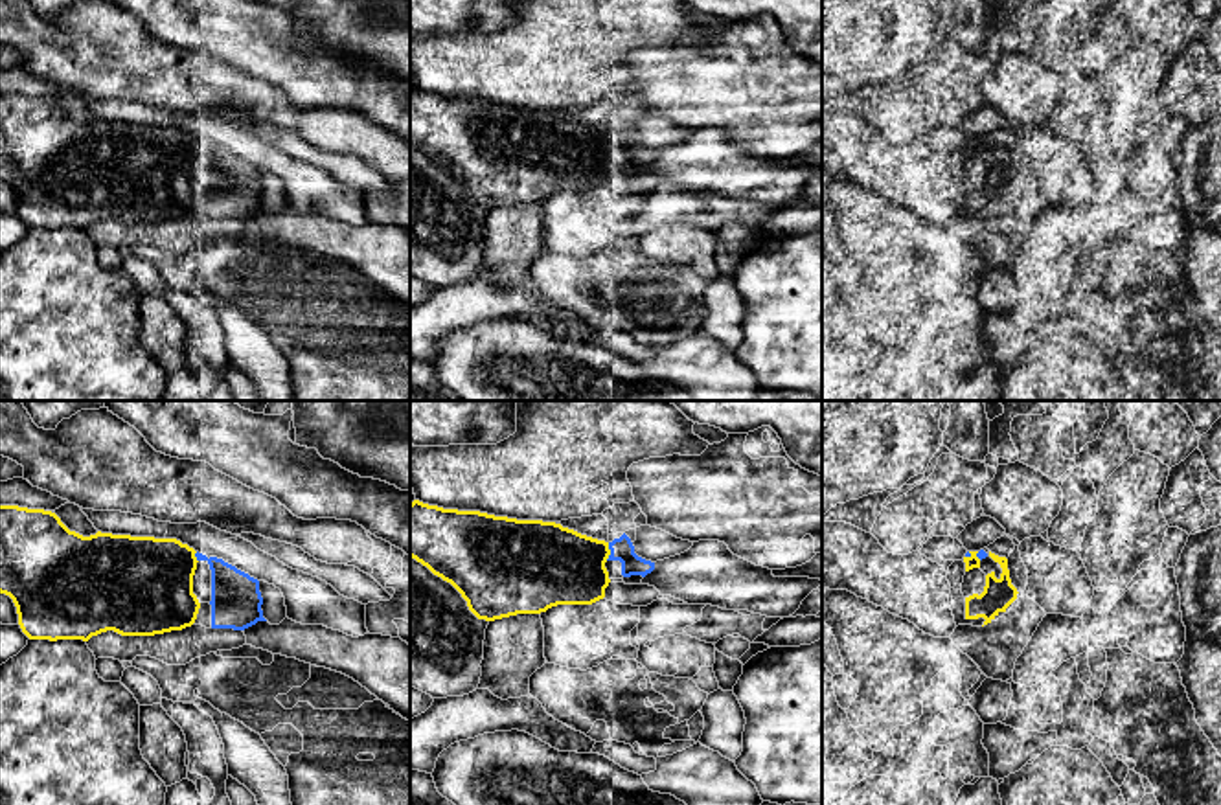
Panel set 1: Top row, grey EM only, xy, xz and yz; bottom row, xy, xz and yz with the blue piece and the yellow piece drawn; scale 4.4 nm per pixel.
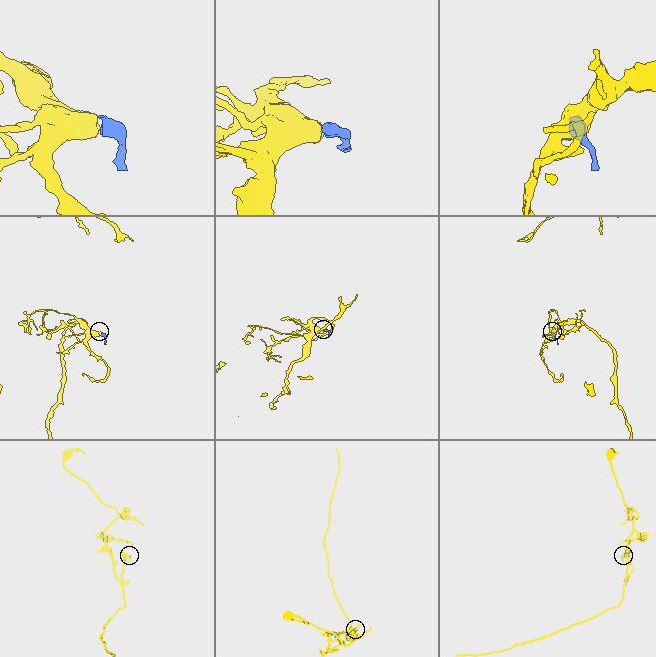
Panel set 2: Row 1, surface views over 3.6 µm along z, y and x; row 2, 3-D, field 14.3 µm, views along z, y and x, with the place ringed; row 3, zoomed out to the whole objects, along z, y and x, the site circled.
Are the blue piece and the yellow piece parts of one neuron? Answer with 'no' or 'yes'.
yes

